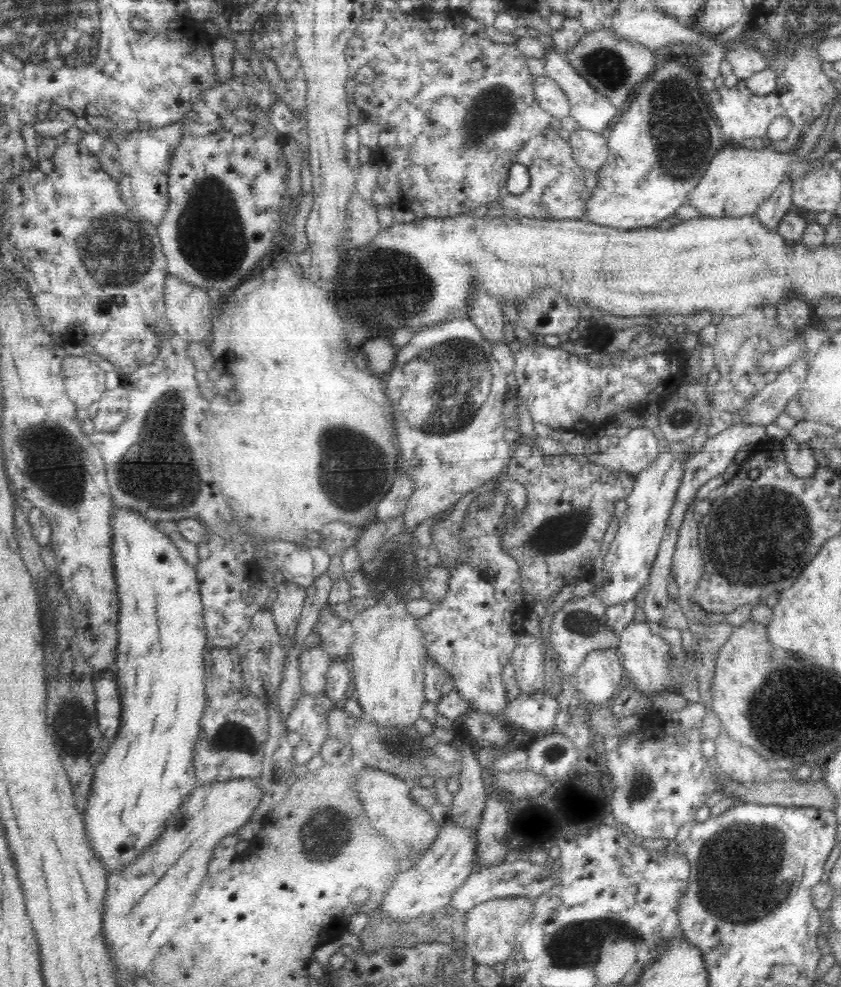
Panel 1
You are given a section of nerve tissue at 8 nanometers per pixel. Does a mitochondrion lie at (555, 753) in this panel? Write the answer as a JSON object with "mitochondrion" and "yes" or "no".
{"mitochondrion":"yes"}

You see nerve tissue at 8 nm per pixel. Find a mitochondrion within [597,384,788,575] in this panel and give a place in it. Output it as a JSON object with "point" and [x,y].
{"point":[679,417]}

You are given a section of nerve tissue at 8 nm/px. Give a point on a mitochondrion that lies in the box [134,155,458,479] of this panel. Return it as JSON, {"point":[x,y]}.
{"point":[209,210]}

